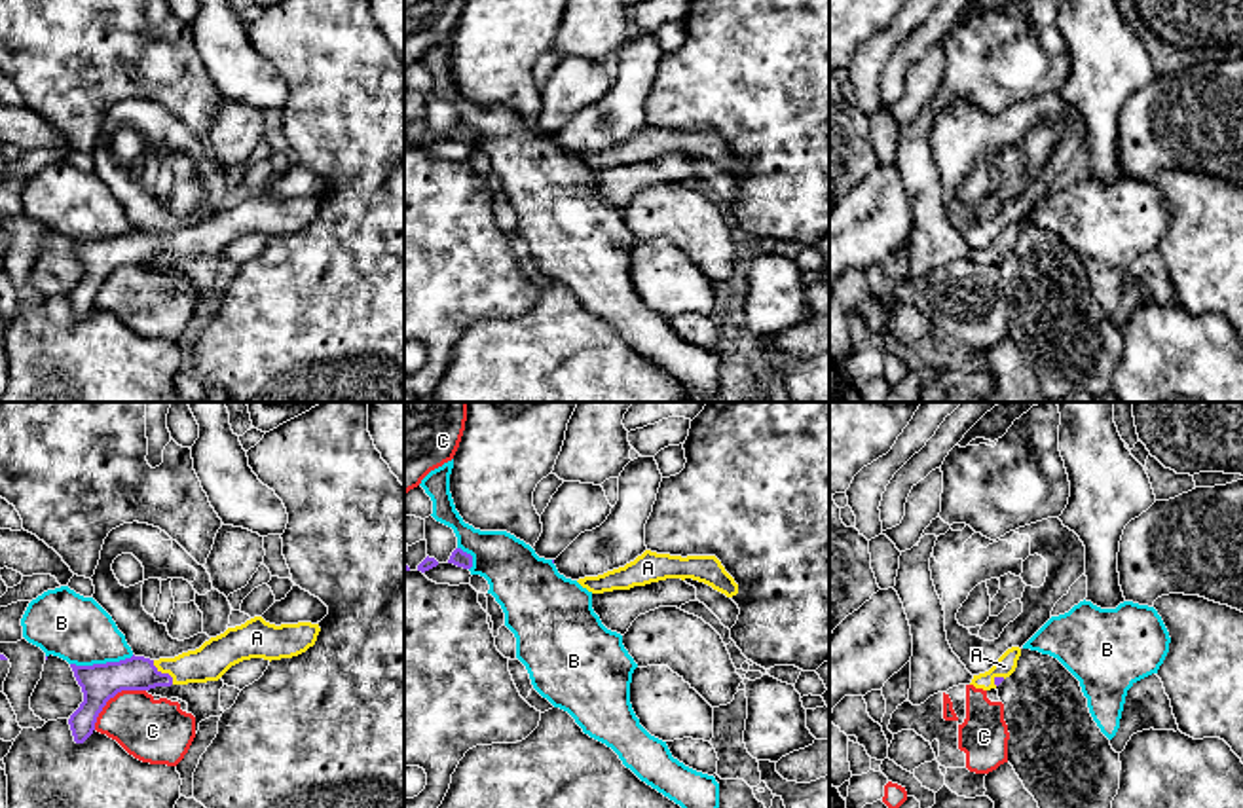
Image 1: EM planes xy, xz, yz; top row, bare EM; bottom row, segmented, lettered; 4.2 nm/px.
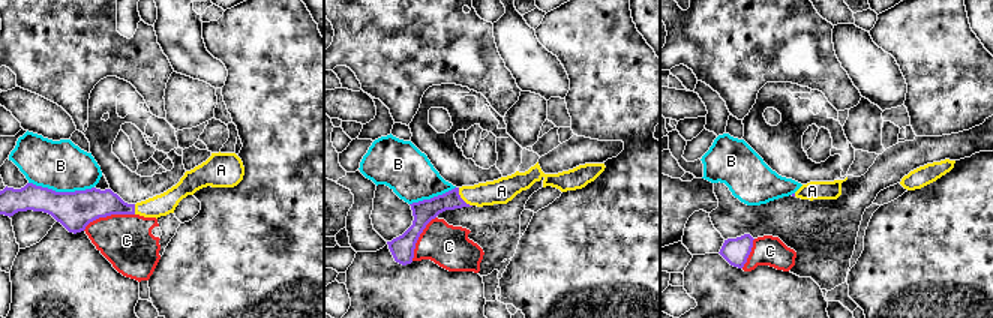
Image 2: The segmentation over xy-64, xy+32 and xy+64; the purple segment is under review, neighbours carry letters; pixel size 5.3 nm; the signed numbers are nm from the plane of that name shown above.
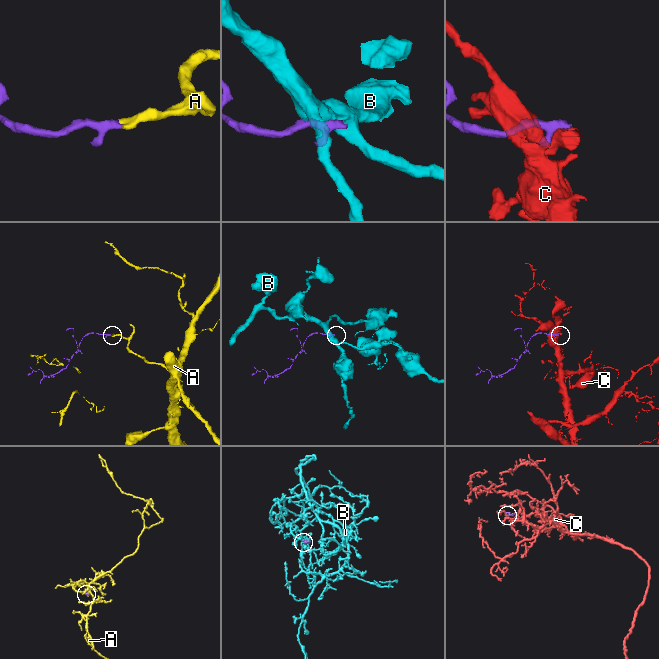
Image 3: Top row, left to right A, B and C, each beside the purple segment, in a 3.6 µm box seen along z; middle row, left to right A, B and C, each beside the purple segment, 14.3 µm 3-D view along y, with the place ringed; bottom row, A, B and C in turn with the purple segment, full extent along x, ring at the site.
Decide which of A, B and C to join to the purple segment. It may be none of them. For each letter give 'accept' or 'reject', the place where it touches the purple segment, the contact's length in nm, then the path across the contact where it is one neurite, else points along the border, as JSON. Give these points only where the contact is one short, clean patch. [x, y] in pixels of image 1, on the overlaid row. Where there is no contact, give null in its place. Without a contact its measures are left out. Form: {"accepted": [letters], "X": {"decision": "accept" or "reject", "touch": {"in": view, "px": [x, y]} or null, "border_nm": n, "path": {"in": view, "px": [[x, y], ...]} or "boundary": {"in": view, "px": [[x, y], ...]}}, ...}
{"accepted": ["A"], "A": {"decision": "accept", "touch": {"in": "xy", "px": [164, 674]}, "border_nm": 140, "path": {"in": "xy", "px": [[107, 679], [128, 674], [164, 674], [200, 666], [213, 659]]}}, "B": {"decision": "reject", "touch": {"in": "xy", "px": [101, 664]}, "border_nm": 280, "boundary": {"in": "xy", "px": [[133, 655], [122, 661], [71, 664]]}}, "C": {"decision": "reject", "touch": {"in": "xy", "px": [112, 697]}, "border_nm": 280}}

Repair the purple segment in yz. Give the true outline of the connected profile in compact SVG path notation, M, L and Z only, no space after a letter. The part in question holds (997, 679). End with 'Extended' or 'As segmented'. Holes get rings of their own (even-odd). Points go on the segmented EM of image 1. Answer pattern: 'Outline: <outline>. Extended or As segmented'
Outline: M1019 647L1008 649L989 671L974 675L970 685L983 690L996 689L1006 677L1015 671L1019 656Z. Extended

